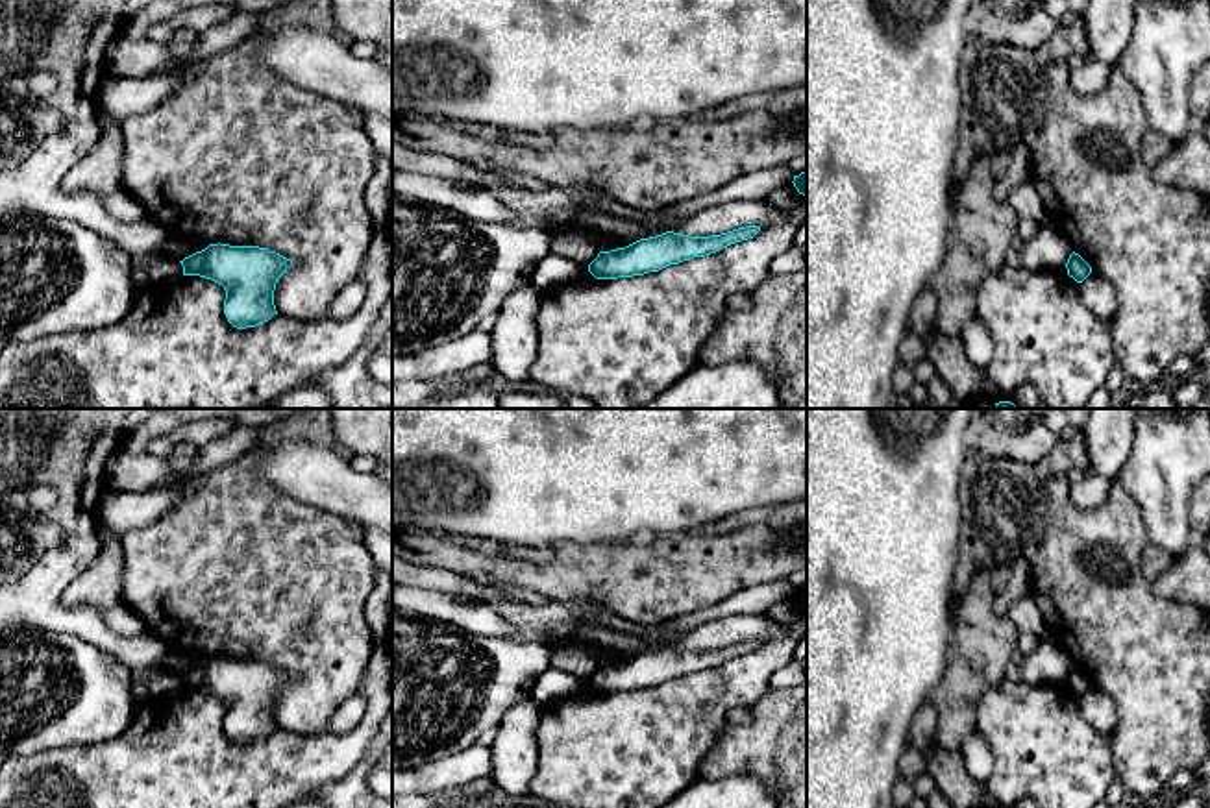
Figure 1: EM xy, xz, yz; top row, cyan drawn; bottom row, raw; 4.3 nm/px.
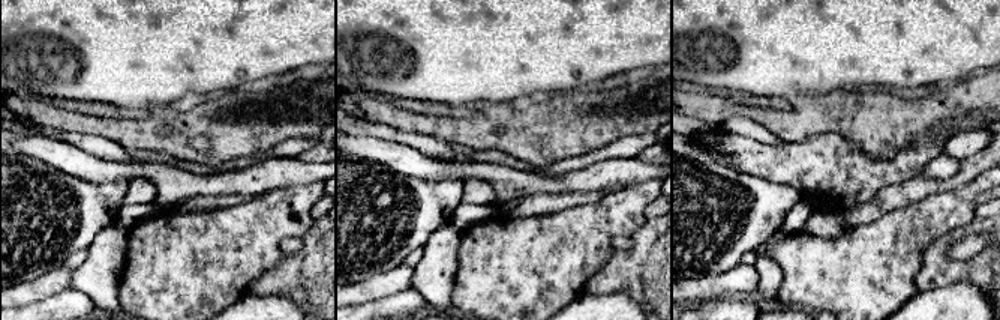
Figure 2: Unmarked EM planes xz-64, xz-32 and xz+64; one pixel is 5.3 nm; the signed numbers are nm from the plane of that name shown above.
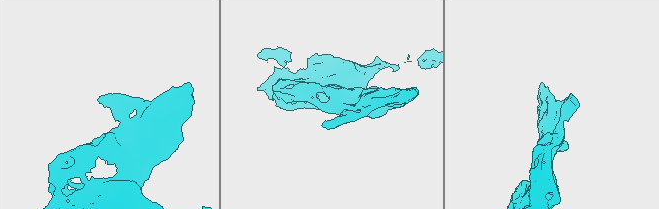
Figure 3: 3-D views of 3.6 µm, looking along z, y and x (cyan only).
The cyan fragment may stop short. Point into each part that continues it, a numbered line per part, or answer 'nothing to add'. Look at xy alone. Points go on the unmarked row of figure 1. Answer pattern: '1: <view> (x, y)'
nothing to add

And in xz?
nothing to add

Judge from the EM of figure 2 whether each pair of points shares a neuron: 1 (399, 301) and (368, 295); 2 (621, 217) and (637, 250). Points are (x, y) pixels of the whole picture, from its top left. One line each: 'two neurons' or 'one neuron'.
1: two neurons
2: two neurons

